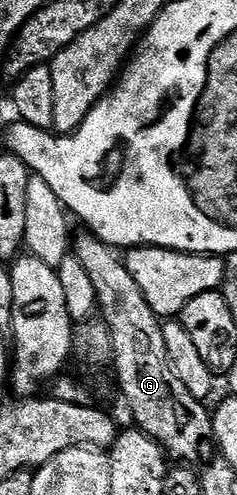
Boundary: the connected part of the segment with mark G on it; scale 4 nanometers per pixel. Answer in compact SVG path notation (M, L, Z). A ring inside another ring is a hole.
M86 236L74 238L73 253L85 263L93 291L97 291L97 309L113 339L113 370L119 376L123 397L135 416L134 424L158 441L172 462L195 463L191 461L198 459L203 444L212 440L212 414L204 402L185 391L185 383L181 383L171 369L165 351L163 321L153 307L149 307L141 287L137 287L137 279L129 275L120 250L105 244L100 237Z

